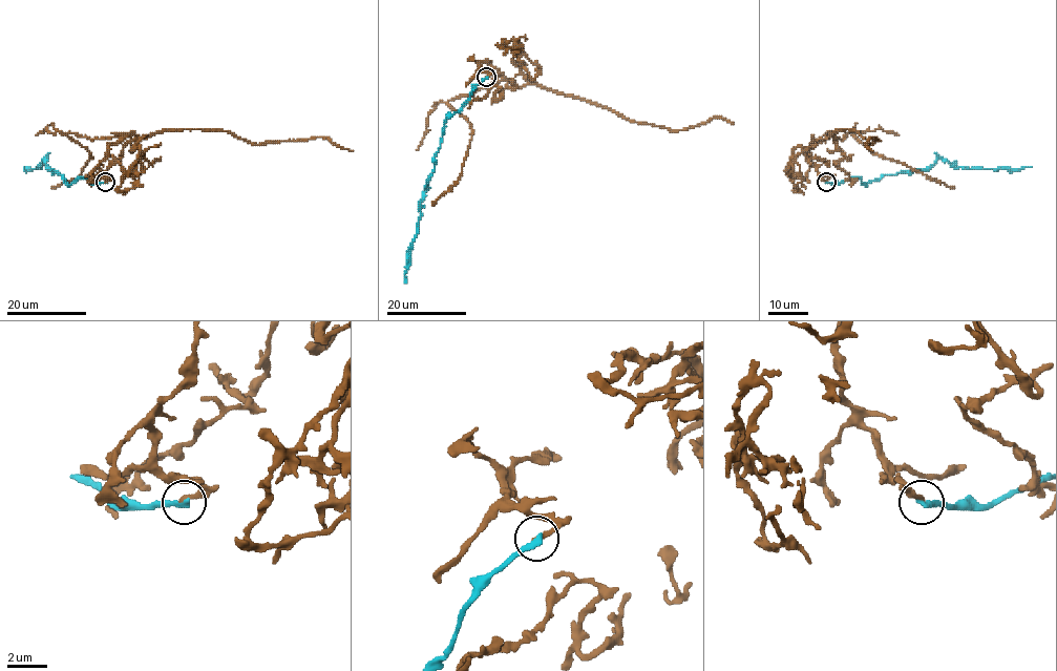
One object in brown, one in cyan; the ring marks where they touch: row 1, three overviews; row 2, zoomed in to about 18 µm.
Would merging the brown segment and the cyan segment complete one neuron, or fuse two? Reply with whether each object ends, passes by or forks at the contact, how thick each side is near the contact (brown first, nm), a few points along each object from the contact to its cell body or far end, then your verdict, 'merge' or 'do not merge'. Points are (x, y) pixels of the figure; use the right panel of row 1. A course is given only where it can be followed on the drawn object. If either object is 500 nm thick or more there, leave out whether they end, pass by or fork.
brown ends; cyan ends; calibres 240 and 320 nm; course brown (826, 182), (810, 160), (810, 146), (840, 129), (853, 129), (870, 144), (880, 141), (866, 142), (872, 151); course cyan (826, 182), (858, 176), (864, 184), (887, 174), (929, 168), (937, 159), (953, 167), (1032, 166); do not merge

